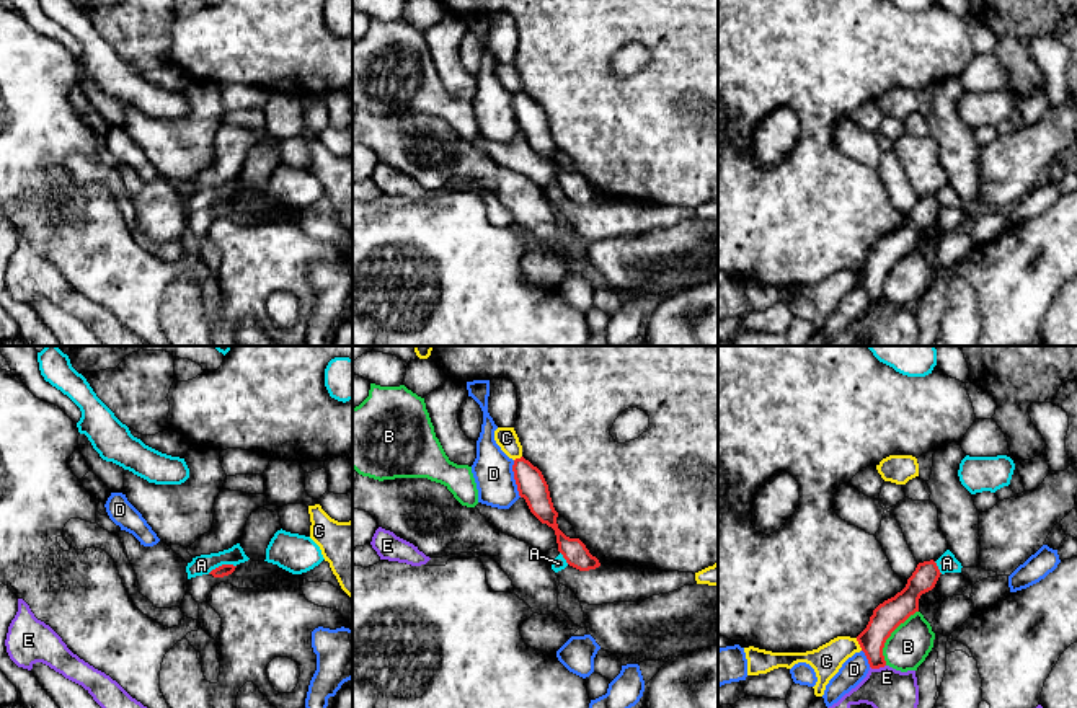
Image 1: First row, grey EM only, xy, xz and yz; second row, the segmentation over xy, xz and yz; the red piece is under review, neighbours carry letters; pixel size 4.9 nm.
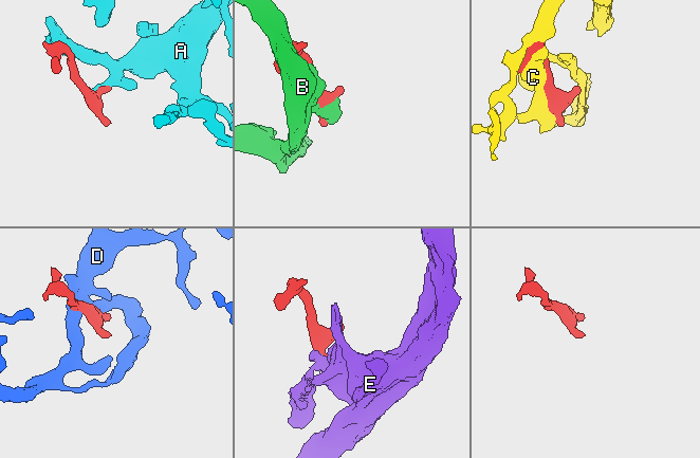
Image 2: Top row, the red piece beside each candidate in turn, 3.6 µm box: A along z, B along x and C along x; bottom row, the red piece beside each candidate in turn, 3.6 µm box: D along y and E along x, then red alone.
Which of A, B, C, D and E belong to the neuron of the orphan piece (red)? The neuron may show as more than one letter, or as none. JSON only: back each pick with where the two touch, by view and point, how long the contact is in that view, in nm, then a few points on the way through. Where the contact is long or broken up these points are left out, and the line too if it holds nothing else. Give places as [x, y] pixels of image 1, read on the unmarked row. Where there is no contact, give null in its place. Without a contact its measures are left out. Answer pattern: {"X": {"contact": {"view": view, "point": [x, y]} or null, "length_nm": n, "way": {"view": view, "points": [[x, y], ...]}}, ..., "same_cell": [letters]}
{"A": {"contact": {"view": "xy", "point": [222, 199]}, "length_nm": 150}, "same_cell": ["A"]}

